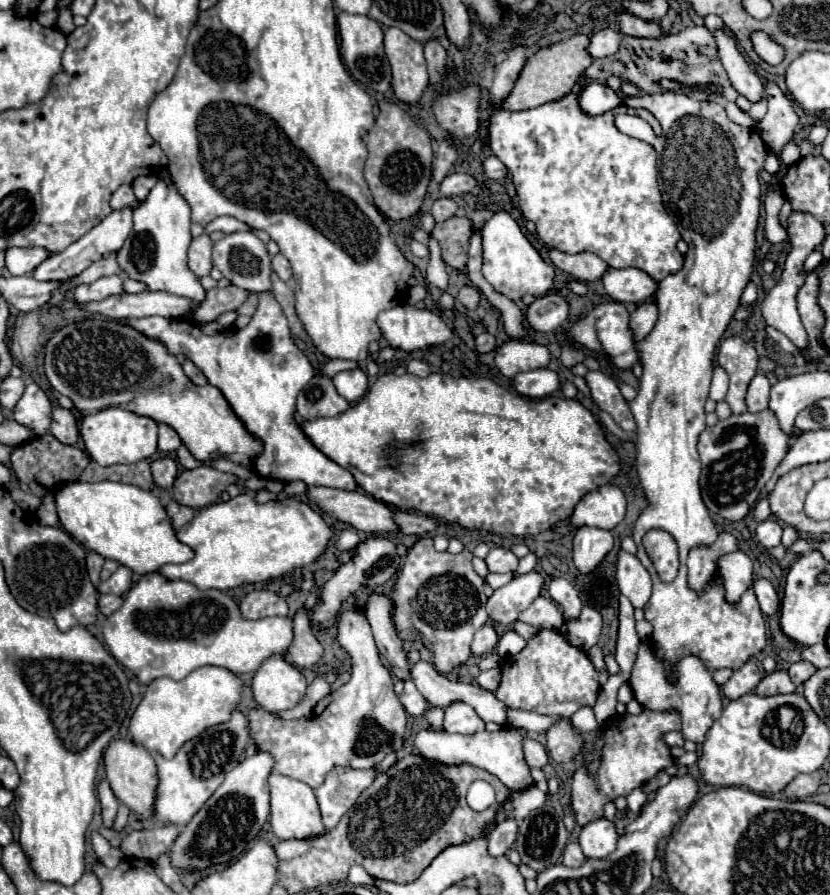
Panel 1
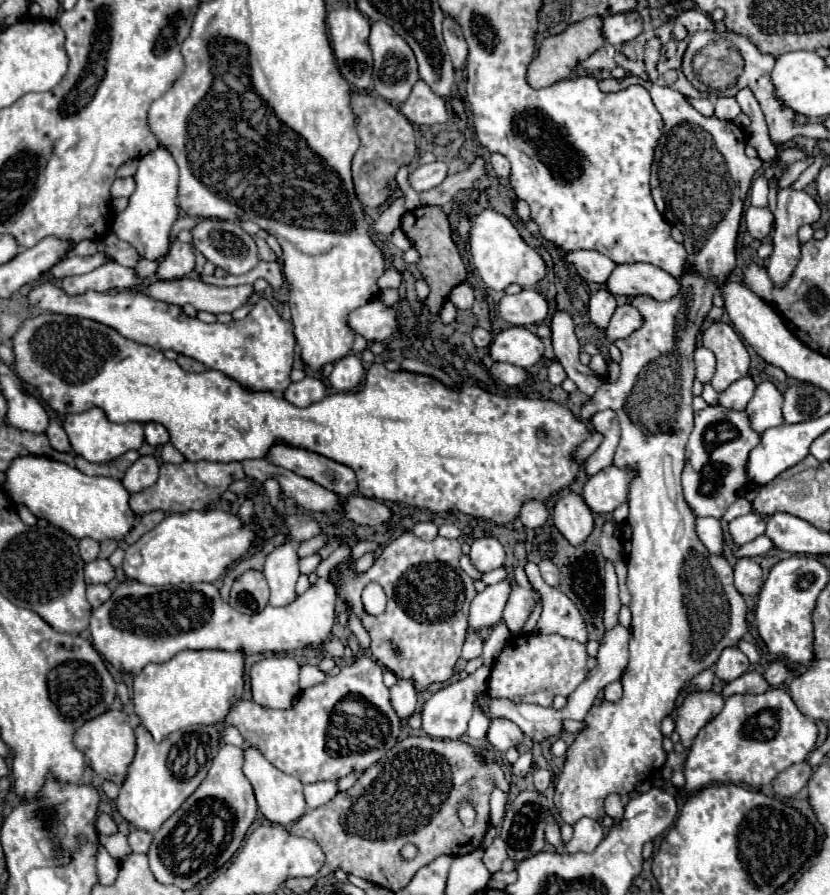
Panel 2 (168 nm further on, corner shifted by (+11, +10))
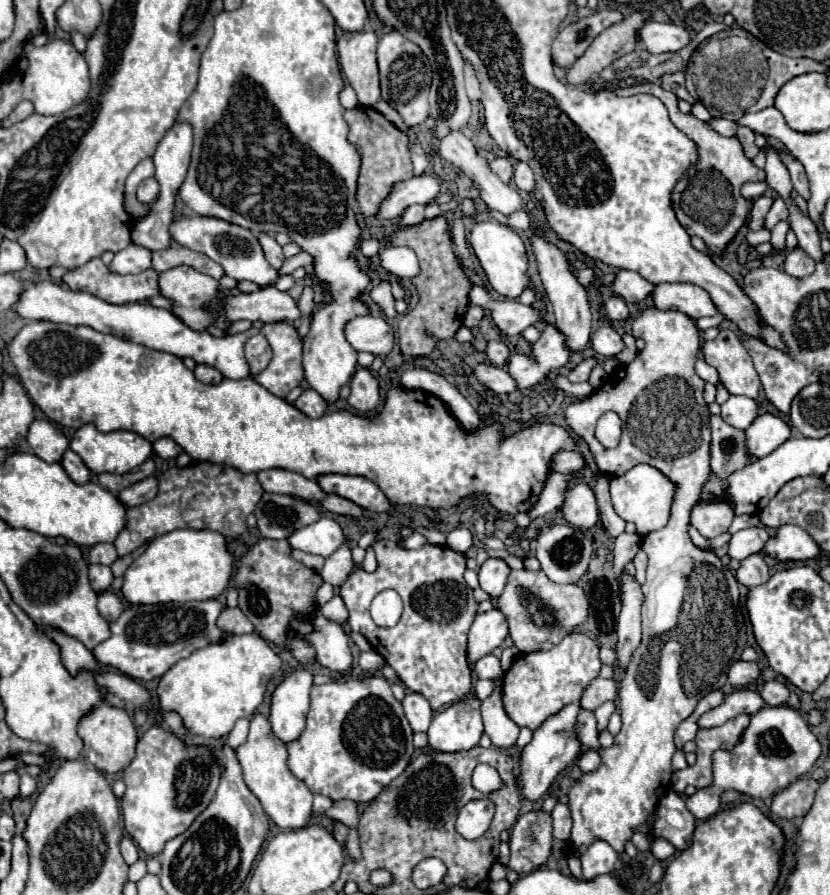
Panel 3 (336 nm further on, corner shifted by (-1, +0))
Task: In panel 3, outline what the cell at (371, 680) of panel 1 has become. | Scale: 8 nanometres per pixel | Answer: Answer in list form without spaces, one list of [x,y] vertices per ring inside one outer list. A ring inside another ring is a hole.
[[[384,676],[312,686],[312,706],[308,712],[306,730],[286,748],[290,754],[290,770],[310,788],[312,794],[324,794],[334,802],[354,800],[356,804],[372,802],[396,776],[404,772],[414,754],[412,728],[404,716],[402,704],[394,698]]]

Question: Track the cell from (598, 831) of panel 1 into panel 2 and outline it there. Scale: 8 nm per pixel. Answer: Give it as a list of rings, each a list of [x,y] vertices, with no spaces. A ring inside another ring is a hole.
[[[580,818],[574,824],[574,836],[566,844],[566,852],[592,852],[604,838],[602,826],[592,818]]]

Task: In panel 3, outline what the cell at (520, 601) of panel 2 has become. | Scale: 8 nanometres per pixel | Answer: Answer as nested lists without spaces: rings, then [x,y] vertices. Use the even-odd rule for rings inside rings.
[[[510,570],[496,608],[506,616],[514,646],[522,654],[552,650],[588,618],[588,598],[578,584],[556,584],[542,570]]]

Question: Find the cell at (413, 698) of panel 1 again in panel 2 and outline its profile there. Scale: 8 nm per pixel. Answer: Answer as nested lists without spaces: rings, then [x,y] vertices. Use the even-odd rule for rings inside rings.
[[[398,680],[392,688],[390,688],[390,696],[392,696],[392,706],[396,710],[396,714],[400,718],[408,718],[416,712],[416,704],[418,704],[418,694],[414,688],[414,682],[410,680]]]

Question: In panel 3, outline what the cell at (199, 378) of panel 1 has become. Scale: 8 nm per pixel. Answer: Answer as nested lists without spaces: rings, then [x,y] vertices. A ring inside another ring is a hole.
[[[198,364],[194,370],[194,376],[204,384],[220,384],[224,380],[224,376],[216,368],[206,366],[206,364]]]

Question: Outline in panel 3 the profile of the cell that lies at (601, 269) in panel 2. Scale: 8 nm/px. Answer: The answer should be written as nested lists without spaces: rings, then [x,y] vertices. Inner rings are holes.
[[[620,270],[614,284],[614,294],[622,296],[628,304],[642,304],[654,290],[654,284],[644,280],[638,272],[632,270]]]

